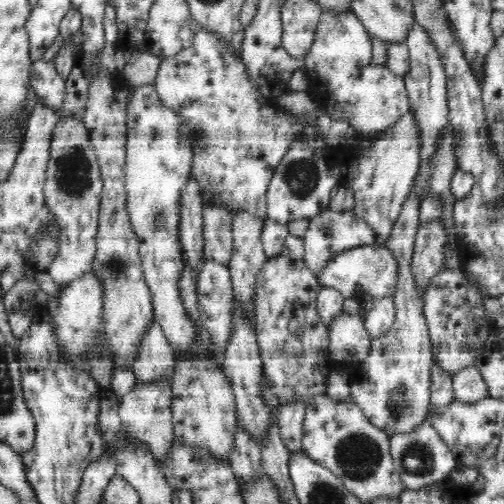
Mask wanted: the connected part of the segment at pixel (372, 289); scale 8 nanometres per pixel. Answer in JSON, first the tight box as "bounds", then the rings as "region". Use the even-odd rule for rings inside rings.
{"bounds":[318,246,398,303],"region":[[[385,246],[357,247],[342,252],[331,260],[318,277],[321,286],[330,286],[342,293],[344,298],[354,298],[359,303],[374,298],[392,297],[398,284],[398,261]]]}

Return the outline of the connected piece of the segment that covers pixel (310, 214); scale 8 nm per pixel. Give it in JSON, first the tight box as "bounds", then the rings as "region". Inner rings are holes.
{"bounds":[266,134,342,224],"region":[[[309,134],[301,140],[292,142],[282,161],[276,166],[274,177],[266,191],[267,216],[280,224],[292,220],[308,220],[328,210],[330,196],[342,183],[340,174],[332,174],[330,164],[326,162],[326,144],[319,136]]]}

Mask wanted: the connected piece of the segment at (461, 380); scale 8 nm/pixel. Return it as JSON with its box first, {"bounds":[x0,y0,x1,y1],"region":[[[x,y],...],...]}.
{"bounds":[452,365,489,404],"region":[[[475,365],[460,368],[458,372],[452,374],[452,379],[455,400],[459,400],[464,404],[476,404],[482,398],[489,397],[488,386]]]}

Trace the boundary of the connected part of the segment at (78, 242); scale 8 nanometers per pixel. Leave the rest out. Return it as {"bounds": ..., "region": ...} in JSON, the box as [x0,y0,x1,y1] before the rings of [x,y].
{"bounds":[43,116,103,286],"region":[[[59,116],[57,128],[53,131],[49,162],[47,165],[46,181],[43,188],[45,203],[53,214],[56,223],[60,224],[61,248],[56,259],[48,268],[52,280],[61,286],[79,280],[93,270],[93,262],[97,252],[96,242],[99,224],[100,198],[103,189],[103,176],[98,165],[88,129],[80,117]]]}

